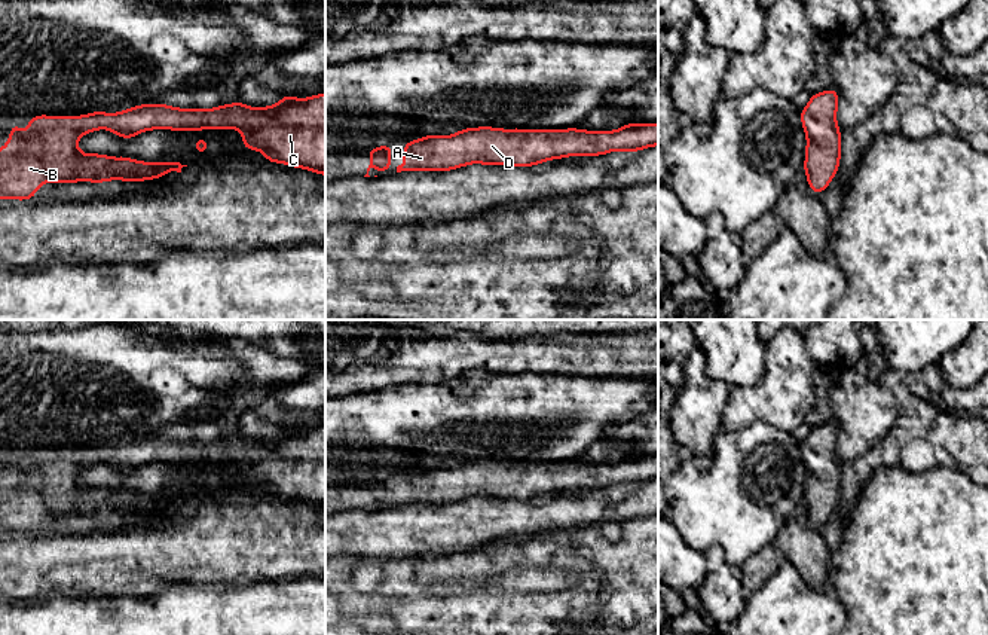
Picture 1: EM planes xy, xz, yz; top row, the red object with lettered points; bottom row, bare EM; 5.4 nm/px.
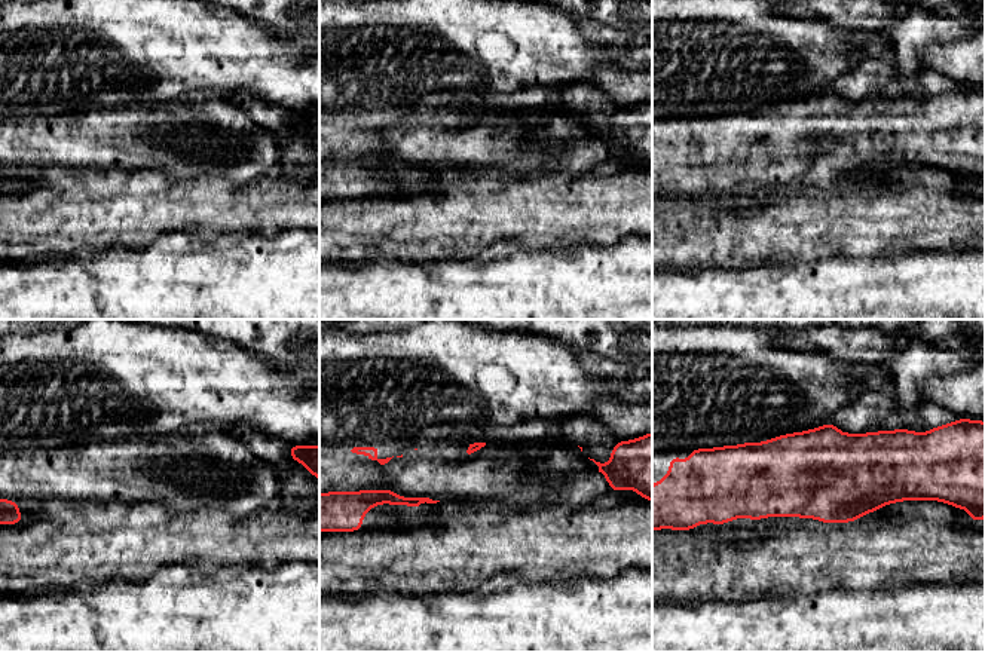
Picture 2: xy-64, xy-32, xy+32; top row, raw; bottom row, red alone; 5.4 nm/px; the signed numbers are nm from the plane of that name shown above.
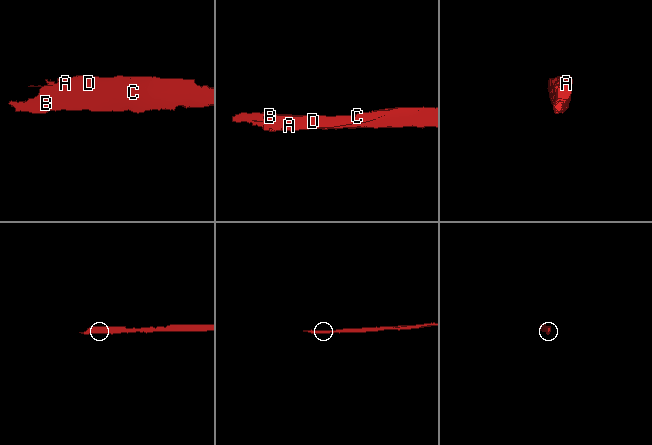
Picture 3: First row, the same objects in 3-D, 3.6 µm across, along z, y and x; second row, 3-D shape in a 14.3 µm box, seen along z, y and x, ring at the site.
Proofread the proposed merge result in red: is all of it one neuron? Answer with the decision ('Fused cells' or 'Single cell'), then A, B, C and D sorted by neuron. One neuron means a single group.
Single cell. Groups: A B C D

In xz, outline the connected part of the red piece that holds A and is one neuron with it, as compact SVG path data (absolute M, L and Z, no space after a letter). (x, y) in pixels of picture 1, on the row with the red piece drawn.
M625 123L617 131L464 128L456 134L406 141L401 171L450 171L469 164L532 167L566 156L631 153L658 146L658 123Z

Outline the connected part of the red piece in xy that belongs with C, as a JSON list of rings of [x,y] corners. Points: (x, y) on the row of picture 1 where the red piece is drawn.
[[[325,92],[309,97],[309,98],[294,98],[284,94],[282,100],[275,106],[266,106],[261,109],[253,109],[251,106],[236,101],[233,104],[223,104],[215,109],[177,109],[168,104],[140,104],[126,109],[120,113],[104,113],[92,112],[83,116],[58,116],[52,117],[49,115],[39,115],[36,117],[25,117],[25,123],[33,125],[30,131],[19,131],[18,122],[12,123],[9,128],[10,137],[7,143],[0,149],[0,199],[33,199],[37,189],[46,181],[53,183],[76,183],[76,181],[92,181],[104,183],[108,180],[122,181],[143,181],[162,178],[168,171],[181,173],[183,167],[180,162],[143,162],[134,161],[128,156],[110,158],[107,155],[92,153],[86,155],[77,149],[77,138],[86,135],[95,129],[110,129],[120,138],[132,138],[140,132],[150,129],[172,129],[172,131],[201,131],[204,128],[224,131],[227,128],[235,128],[242,132],[242,146],[247,150],[260,150],[266,155],[267,164],[278,162],[285,164],[293,168],[309,170],[315,174],[325,175]]]

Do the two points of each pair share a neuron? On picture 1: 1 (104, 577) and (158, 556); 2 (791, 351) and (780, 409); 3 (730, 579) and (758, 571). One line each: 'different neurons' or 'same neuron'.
1: same neuron
2: same neuron
3: different neurons

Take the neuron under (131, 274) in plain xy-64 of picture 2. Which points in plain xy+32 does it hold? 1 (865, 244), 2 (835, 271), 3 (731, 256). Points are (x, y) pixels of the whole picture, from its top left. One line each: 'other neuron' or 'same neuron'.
1: other neuron
2: same neuron
3: other neuron

